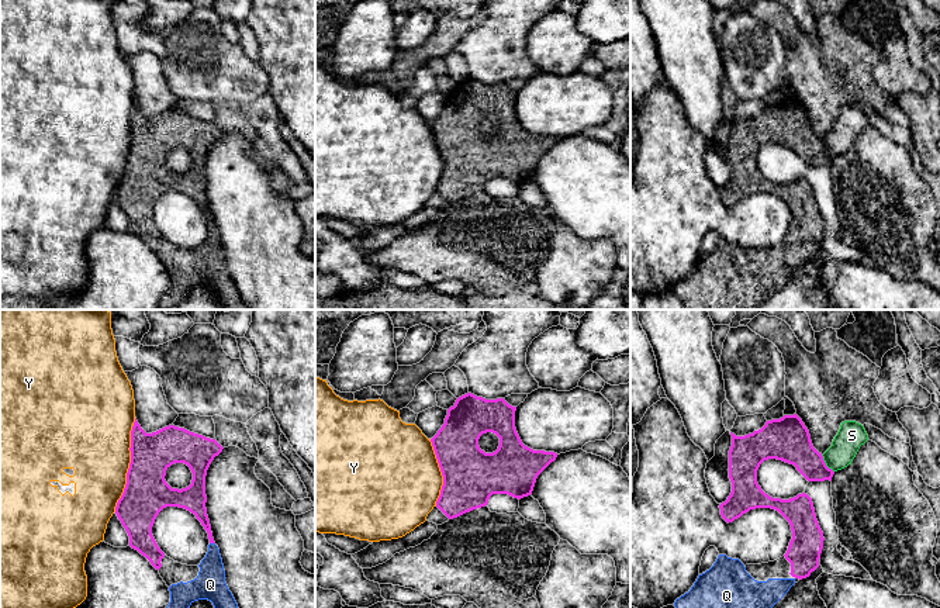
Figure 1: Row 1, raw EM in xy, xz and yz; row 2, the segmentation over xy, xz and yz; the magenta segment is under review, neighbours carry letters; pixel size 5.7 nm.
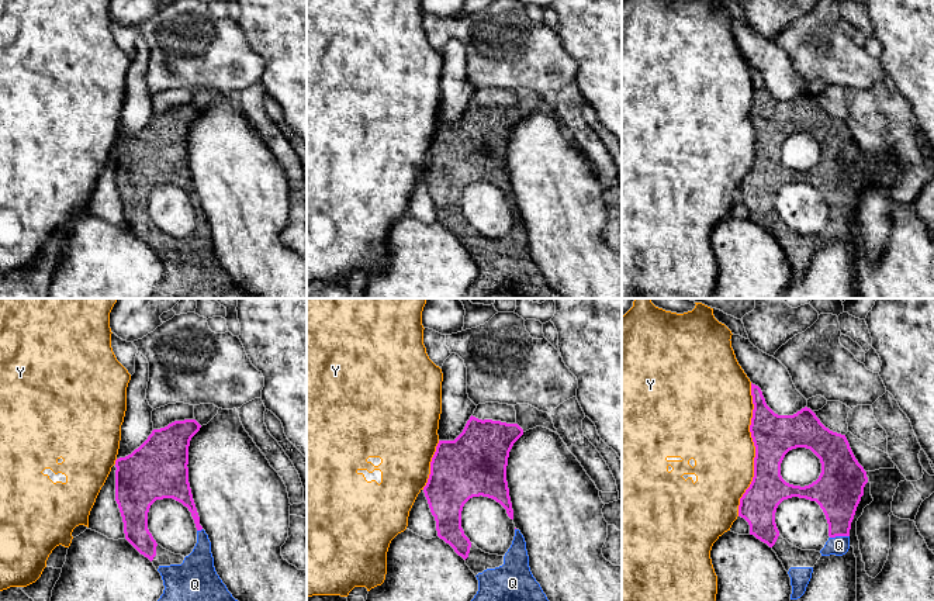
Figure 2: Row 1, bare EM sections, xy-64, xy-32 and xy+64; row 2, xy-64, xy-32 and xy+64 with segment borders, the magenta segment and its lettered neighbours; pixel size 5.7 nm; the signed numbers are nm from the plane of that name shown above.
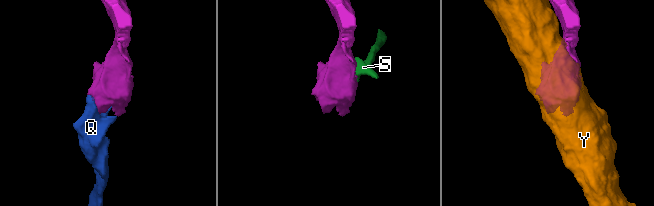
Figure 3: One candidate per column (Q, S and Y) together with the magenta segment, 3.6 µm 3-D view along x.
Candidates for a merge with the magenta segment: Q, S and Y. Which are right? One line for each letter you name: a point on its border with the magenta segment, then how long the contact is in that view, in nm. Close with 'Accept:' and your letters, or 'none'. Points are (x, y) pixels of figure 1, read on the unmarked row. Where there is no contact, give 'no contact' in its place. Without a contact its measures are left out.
Q: contact xy (213, 227); length 30 nm
Accept: Q

